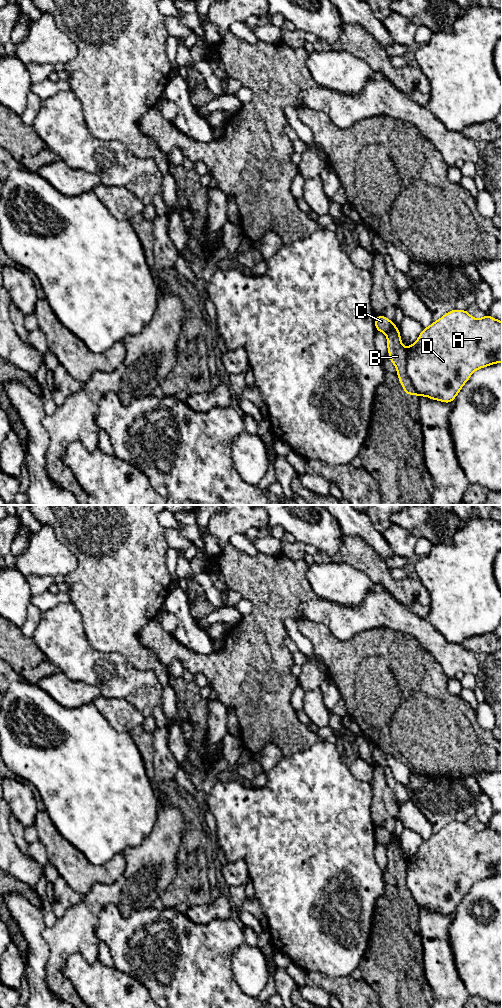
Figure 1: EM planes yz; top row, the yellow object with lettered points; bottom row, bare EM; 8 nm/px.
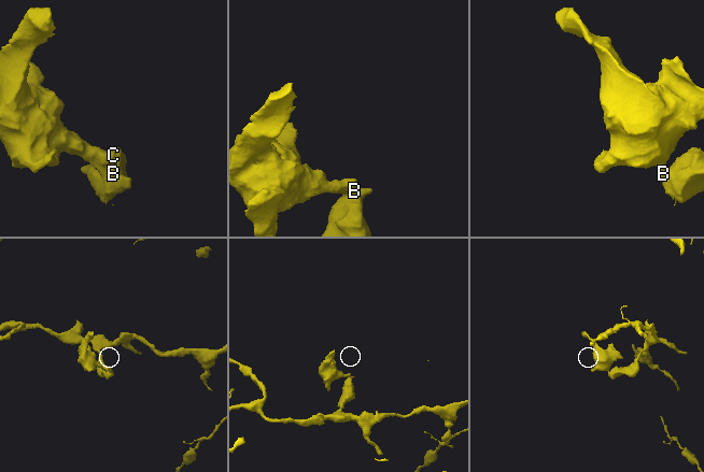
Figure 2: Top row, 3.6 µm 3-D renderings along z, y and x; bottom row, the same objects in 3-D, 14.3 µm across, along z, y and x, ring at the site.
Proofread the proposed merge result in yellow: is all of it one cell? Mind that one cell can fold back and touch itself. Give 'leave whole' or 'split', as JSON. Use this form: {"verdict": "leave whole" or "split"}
{"verdict": "split"}

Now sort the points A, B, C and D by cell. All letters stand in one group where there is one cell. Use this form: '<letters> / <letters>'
A D / B C

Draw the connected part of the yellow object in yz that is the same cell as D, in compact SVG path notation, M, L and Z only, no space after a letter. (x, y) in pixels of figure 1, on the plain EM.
M451 822L429 839L406 864L406 886L417 907L451 915L471 886L478 881L502 874L502 834L485 827L475 831L467 822Z

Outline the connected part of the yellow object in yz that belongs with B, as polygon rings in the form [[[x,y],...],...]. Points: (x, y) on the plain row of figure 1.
[[[383,827],[376,828],[375,832],[376,843],[380,843],[387,848],[387,859],[389,871],[397,881],[397,888],[400,892],[403,902],[407,907],[417,907],[417,904],[406,886],[406,864],[407,862],[401,855],[401,848],[398,840],[392,832],[388,832]]]

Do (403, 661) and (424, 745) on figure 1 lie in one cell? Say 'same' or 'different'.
same

